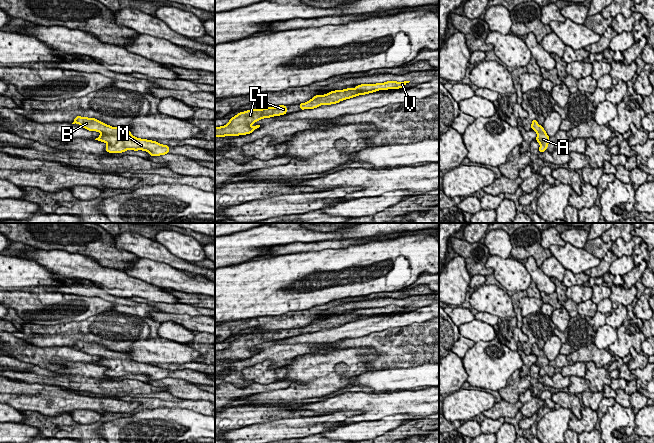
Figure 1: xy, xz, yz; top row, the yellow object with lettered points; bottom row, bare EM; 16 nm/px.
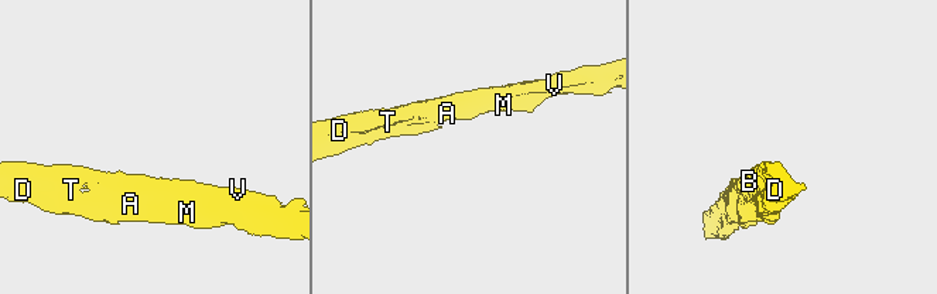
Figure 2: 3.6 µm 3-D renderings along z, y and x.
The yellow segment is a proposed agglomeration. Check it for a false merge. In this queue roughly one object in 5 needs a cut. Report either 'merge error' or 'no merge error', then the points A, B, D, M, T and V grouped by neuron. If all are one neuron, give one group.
no merge error; groups A B D M T V

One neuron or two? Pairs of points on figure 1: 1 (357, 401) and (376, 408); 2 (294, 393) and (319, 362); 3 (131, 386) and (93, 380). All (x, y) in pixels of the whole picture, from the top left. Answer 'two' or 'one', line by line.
1: one
2: one
3: one

